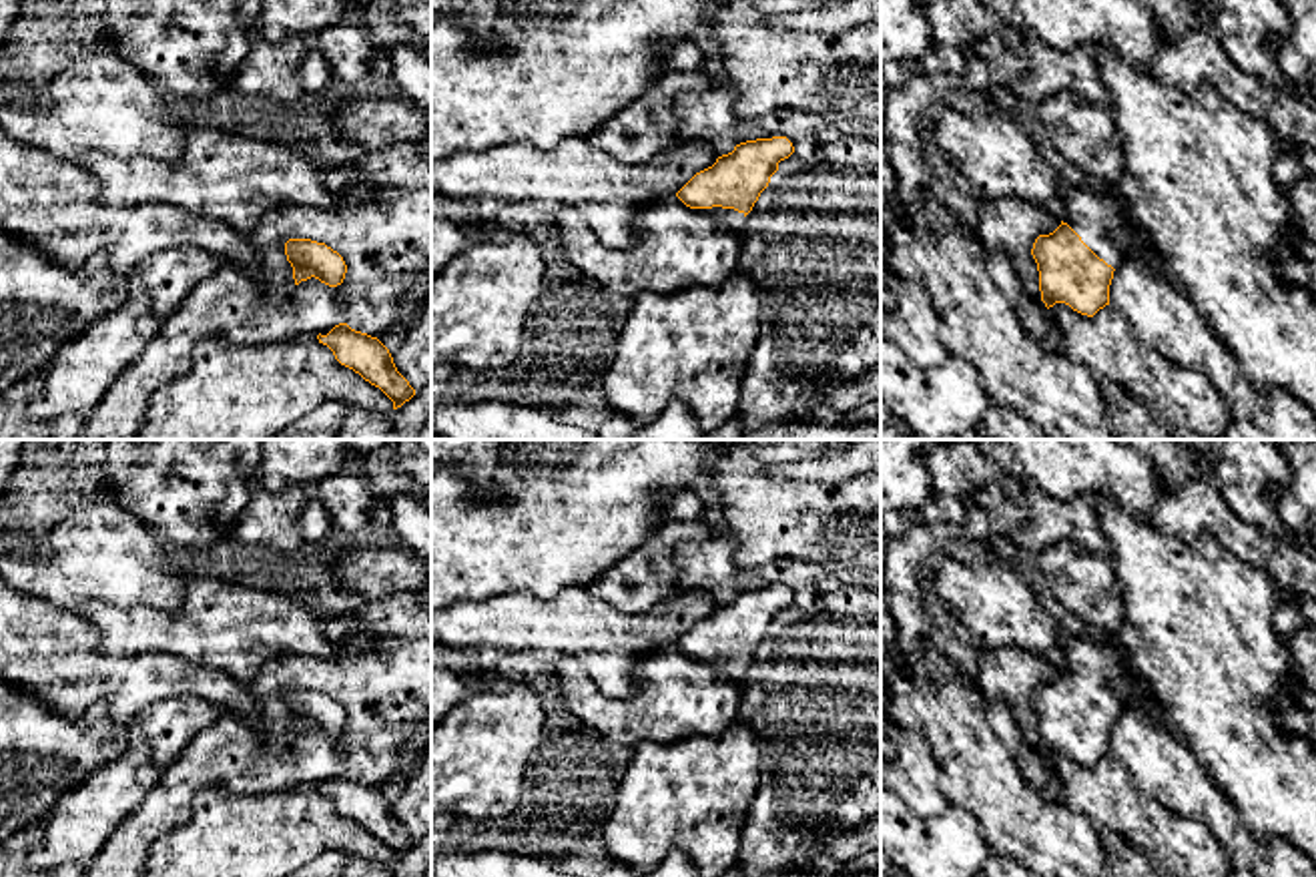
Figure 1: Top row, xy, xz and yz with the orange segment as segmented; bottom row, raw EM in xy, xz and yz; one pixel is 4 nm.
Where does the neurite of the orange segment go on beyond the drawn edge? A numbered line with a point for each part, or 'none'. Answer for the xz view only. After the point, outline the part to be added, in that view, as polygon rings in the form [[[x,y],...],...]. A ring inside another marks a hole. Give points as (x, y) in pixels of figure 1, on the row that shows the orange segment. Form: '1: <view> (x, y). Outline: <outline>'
1: xz (729, 217). Outline: [[[712,207],[712,209],[692,209],[698,215],[704,215],[708,219],[714,219],[730,229],[742,229],[744,225],[744,213],[738,213],[734,209],[722,209],[722,207]]]

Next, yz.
1: yz (1098, 215). Outline: [[[1061,185],[1067,223],[1081,241],[1113,269],[1131,249],[1127,203],[1117,187],[1067,187]]]

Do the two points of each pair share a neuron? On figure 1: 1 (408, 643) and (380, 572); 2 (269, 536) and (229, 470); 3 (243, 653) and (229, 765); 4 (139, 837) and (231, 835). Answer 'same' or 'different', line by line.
1: different
2: different
3: different
4: different

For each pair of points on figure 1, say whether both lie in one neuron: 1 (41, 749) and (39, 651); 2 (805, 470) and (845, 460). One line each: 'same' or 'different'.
1: different
2: same

